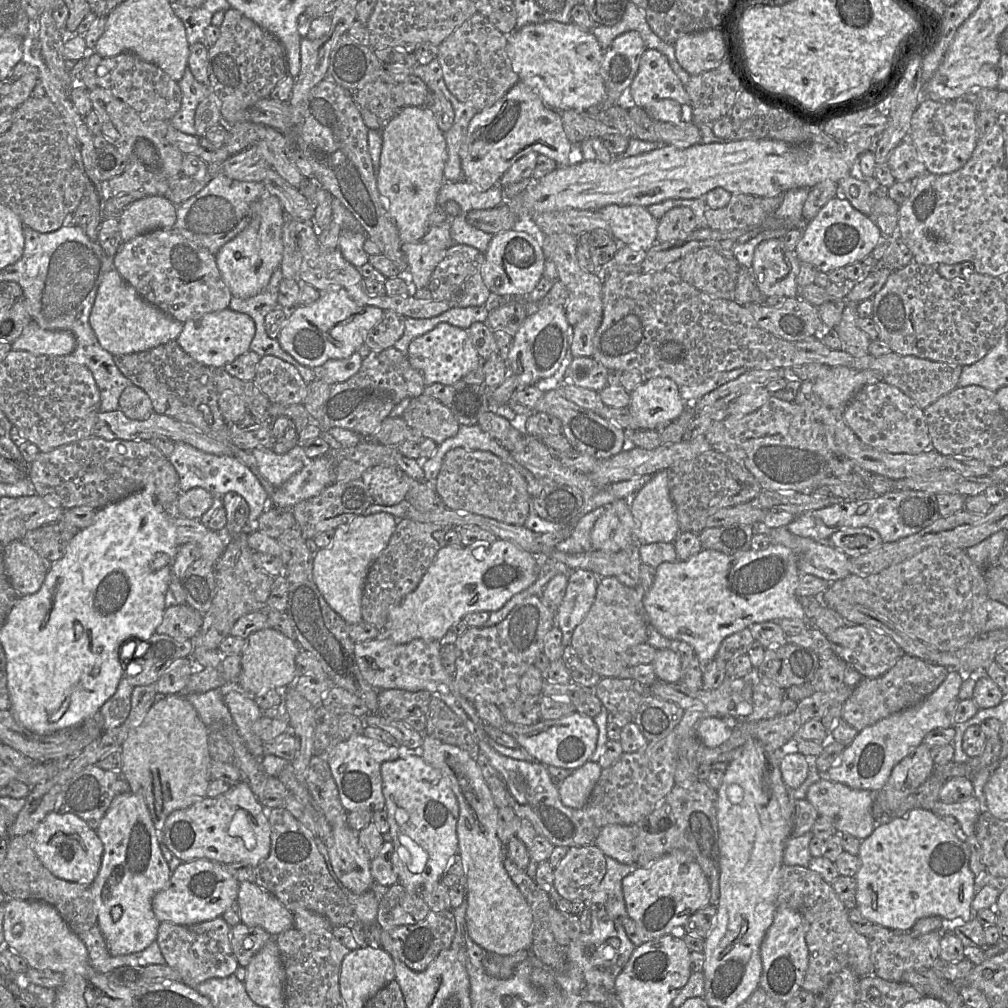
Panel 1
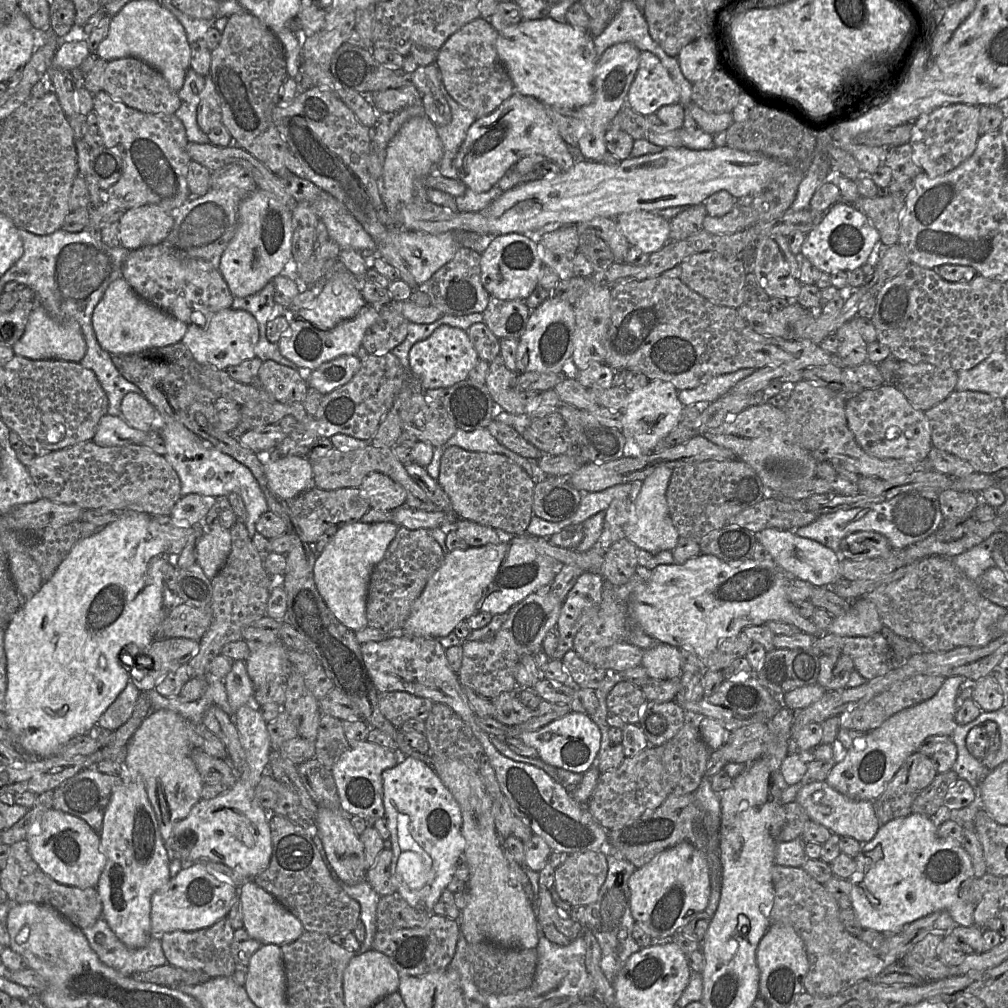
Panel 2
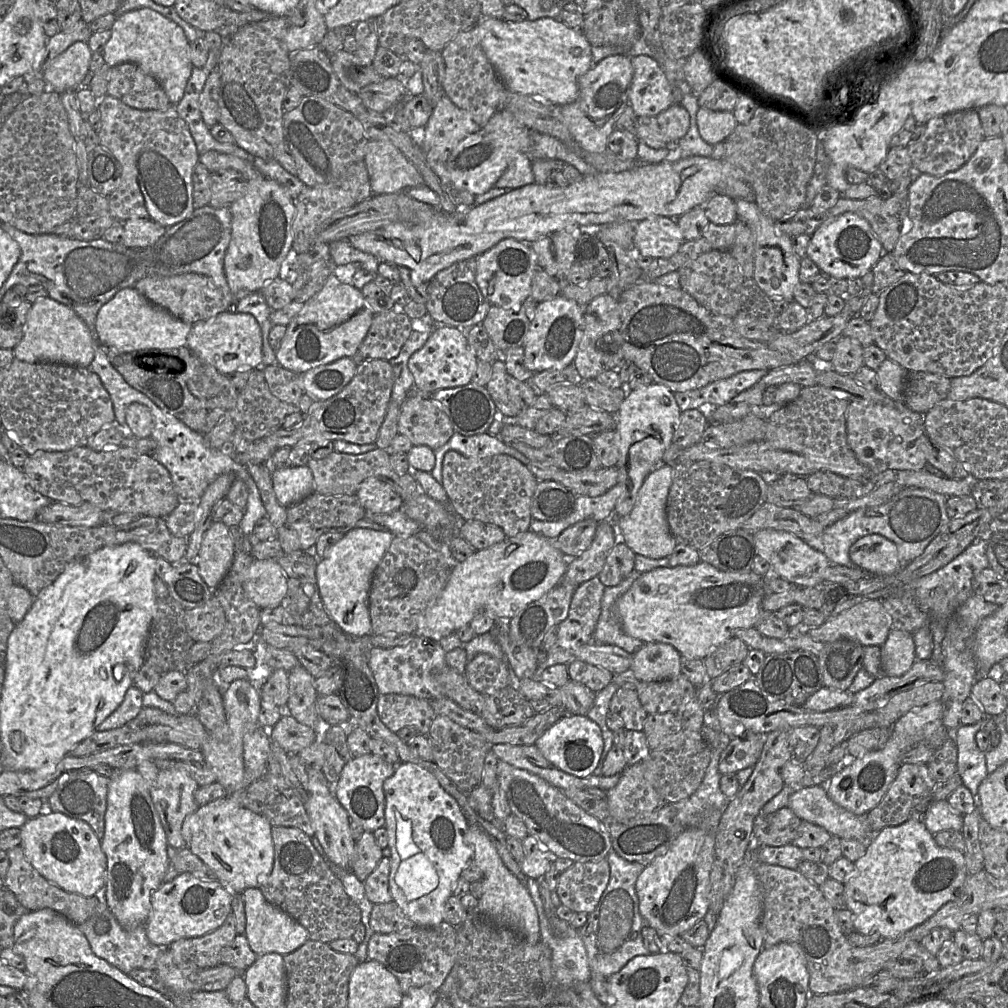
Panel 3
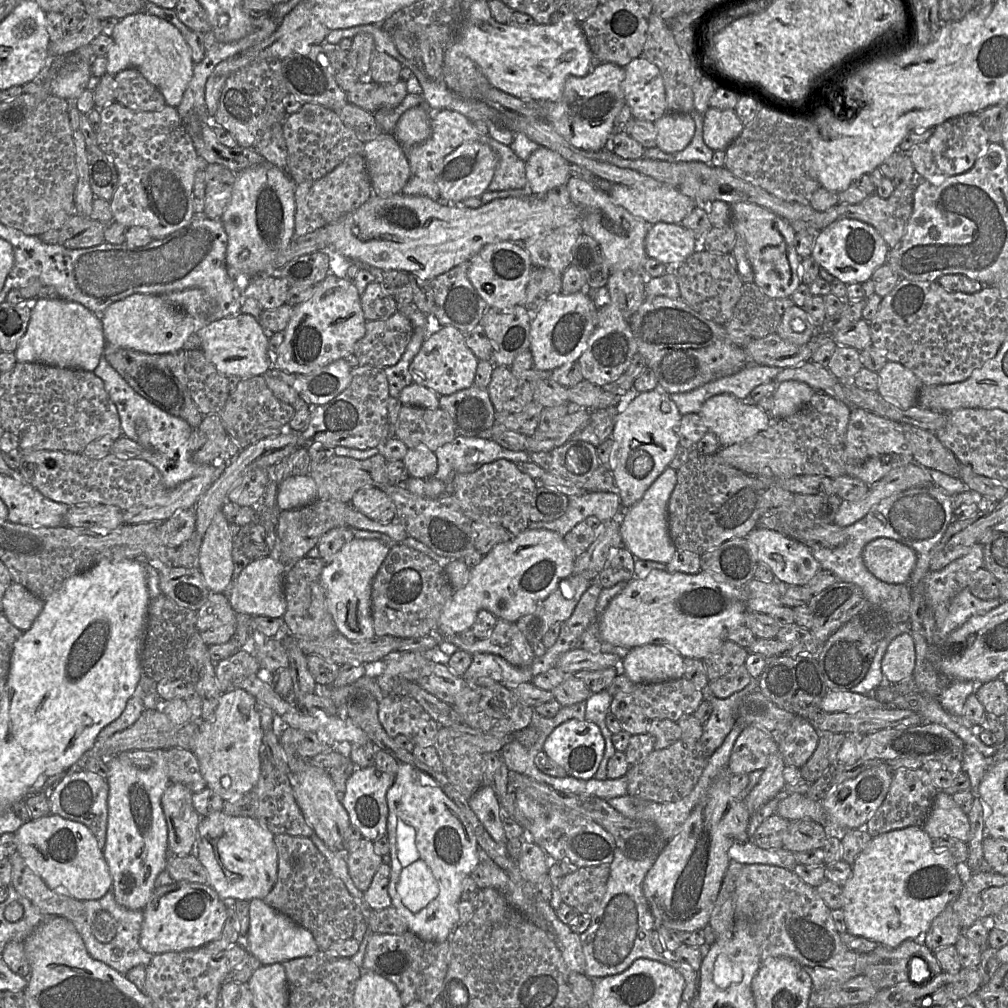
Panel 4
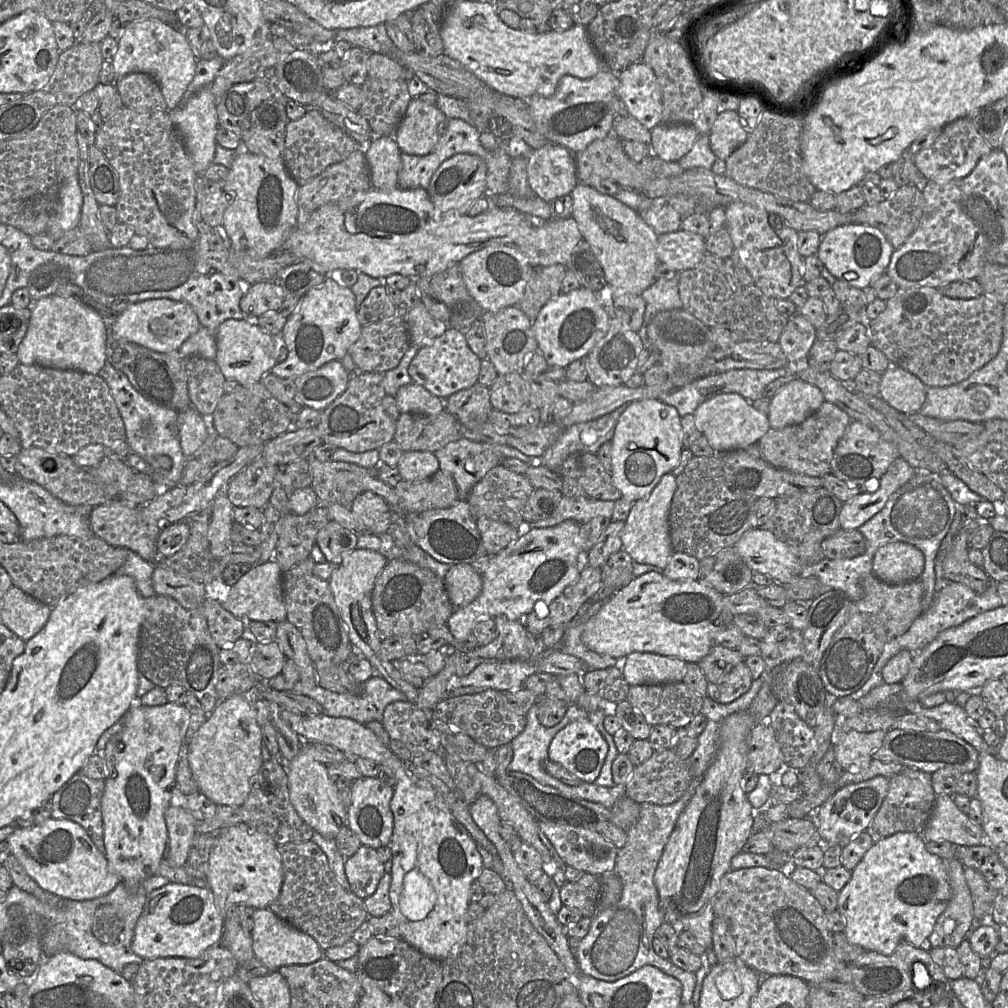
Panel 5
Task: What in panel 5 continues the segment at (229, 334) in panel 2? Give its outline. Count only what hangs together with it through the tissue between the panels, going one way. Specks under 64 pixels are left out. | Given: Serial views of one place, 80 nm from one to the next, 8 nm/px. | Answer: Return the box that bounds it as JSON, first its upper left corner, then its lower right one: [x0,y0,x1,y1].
[215,319,278,384]

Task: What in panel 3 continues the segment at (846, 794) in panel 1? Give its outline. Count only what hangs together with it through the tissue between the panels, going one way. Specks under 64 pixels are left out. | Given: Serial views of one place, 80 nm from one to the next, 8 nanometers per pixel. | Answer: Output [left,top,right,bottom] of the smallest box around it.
[788,785,875,842]

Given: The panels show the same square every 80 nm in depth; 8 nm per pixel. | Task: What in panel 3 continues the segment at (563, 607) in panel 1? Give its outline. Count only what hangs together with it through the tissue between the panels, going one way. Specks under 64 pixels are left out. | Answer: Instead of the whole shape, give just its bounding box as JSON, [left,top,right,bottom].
[533,576,605,679]

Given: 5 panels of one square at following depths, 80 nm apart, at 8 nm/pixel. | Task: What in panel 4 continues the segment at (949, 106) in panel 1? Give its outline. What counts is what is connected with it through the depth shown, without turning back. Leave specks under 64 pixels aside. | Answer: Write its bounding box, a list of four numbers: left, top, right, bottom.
[906,114,989,182]

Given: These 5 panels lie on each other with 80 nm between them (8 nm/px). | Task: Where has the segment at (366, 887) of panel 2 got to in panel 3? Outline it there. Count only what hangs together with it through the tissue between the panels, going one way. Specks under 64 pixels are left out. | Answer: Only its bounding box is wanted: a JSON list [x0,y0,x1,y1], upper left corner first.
[311,836,374,945]

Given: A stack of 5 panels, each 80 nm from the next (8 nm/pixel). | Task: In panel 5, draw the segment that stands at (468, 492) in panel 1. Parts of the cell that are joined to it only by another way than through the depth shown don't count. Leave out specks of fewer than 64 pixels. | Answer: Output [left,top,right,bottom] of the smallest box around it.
[467,464,534,528]

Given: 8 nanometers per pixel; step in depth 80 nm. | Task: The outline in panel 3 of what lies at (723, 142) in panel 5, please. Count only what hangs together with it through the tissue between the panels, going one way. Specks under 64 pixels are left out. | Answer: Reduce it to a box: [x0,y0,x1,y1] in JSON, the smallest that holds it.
[696,107,738,145]

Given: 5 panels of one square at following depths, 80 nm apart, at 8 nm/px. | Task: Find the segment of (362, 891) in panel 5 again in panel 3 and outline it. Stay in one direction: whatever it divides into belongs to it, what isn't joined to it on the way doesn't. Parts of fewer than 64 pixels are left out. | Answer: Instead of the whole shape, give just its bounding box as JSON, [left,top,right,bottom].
[351,831,383,882]

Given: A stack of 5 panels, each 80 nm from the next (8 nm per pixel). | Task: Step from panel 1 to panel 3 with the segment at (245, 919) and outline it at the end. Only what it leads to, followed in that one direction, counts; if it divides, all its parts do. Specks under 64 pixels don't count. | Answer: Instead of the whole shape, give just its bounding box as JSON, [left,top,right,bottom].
[241,887,310,956]

